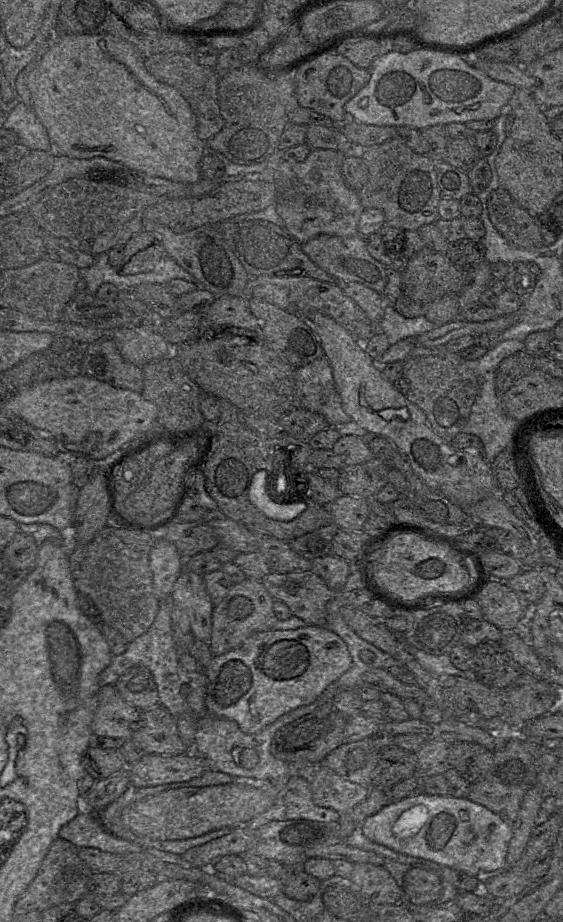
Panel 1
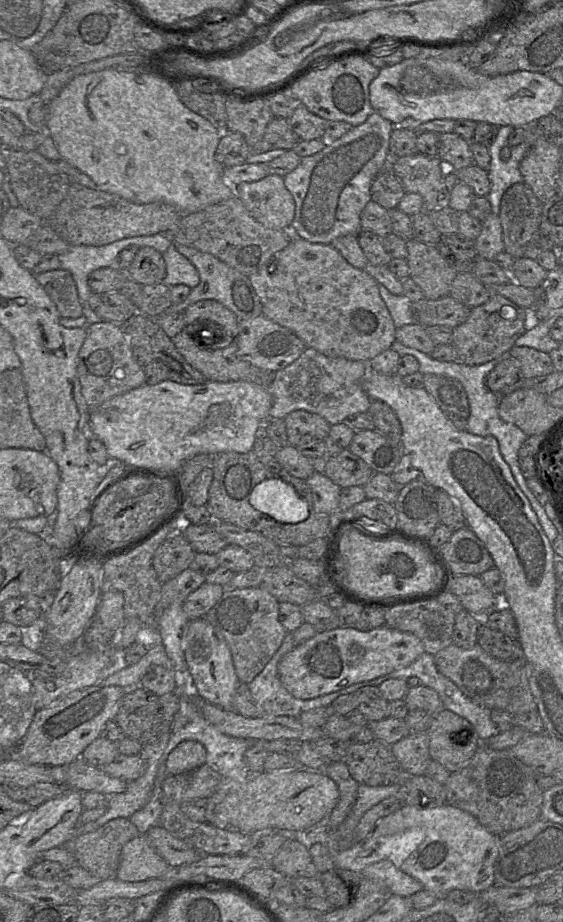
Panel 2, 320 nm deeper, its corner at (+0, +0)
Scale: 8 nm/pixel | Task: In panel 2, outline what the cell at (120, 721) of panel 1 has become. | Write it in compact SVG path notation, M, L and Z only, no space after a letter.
M90 686L60 697L37 710L20 744L16 757L37 765L69 765L83 750L100 737L108 720L114 719L125 690L118 686Z

